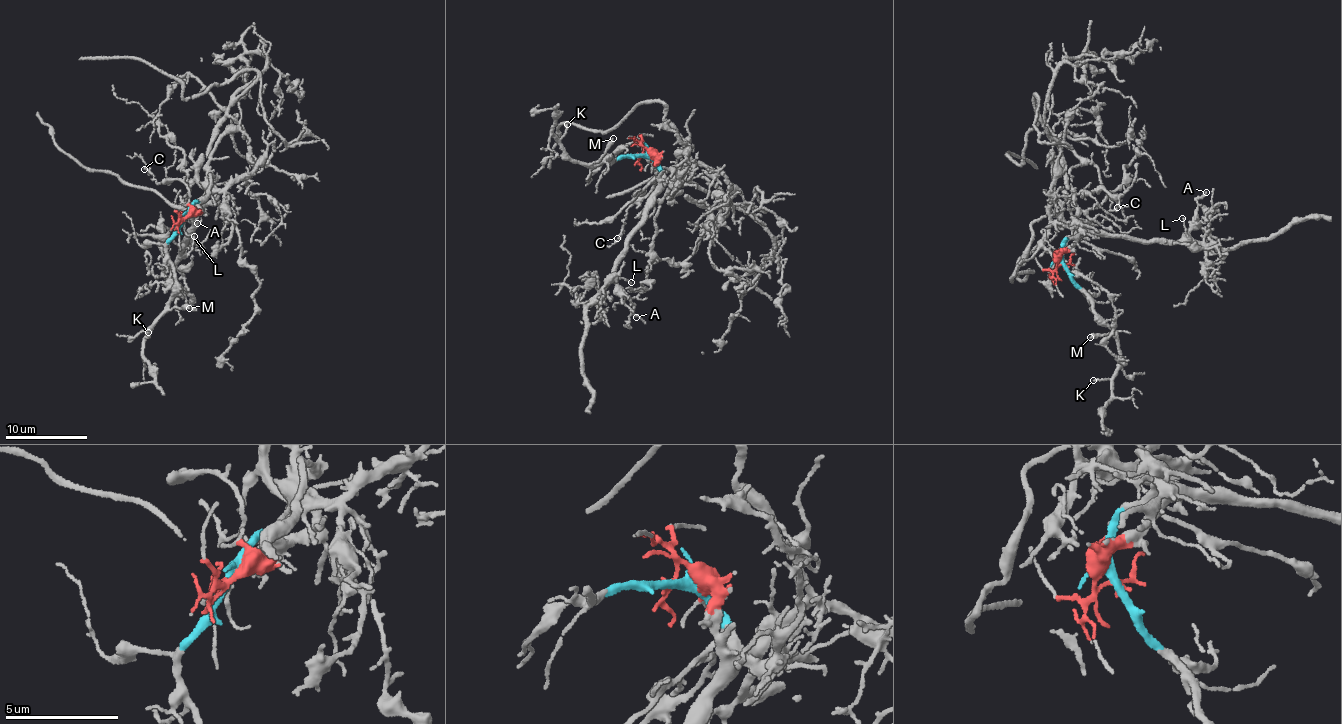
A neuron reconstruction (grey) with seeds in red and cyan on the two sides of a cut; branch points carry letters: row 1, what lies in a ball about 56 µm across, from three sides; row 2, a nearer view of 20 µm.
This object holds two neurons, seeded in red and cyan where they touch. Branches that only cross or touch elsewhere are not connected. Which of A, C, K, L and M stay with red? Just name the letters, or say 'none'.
A, L

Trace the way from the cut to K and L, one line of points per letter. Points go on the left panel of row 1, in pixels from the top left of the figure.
K: (182, 219), (167, 247), (175, 285), (148, 332)
L: (182, 219), (200, 209), (194, 211), (198, 223), (190, 230), (182, 250), (189, 252), (194, 236)

